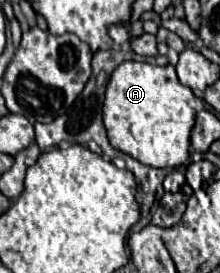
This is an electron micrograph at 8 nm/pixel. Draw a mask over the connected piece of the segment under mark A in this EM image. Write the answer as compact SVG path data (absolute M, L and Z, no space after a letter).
M119 64L107 84L103 104L103 122L111 146L151 168L177 168L187 164L191 148L189 138L197 118L197 112L189 104L191 100L193 92L179 82L173 64Z

